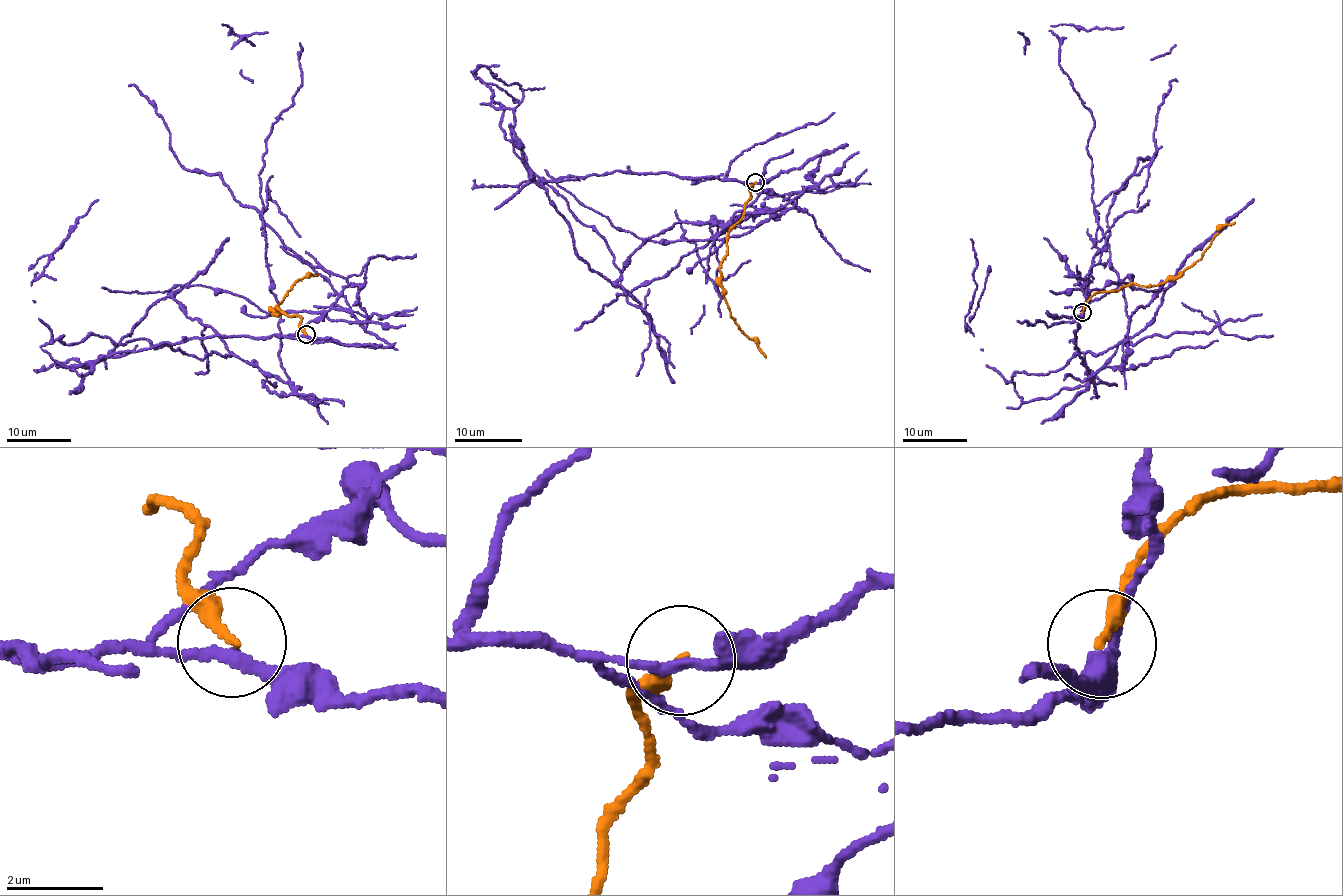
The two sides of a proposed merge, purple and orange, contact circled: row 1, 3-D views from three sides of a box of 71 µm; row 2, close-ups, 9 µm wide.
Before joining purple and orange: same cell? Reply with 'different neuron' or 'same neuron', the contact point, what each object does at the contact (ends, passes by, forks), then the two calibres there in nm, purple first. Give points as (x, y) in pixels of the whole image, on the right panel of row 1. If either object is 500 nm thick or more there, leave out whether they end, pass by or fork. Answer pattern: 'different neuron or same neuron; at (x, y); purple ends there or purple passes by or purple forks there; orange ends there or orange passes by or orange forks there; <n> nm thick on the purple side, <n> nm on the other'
different neuron; at (1082, 312); purple passes by; orange ends there; 240 nm thick on the purple side, 240 nm on the other

